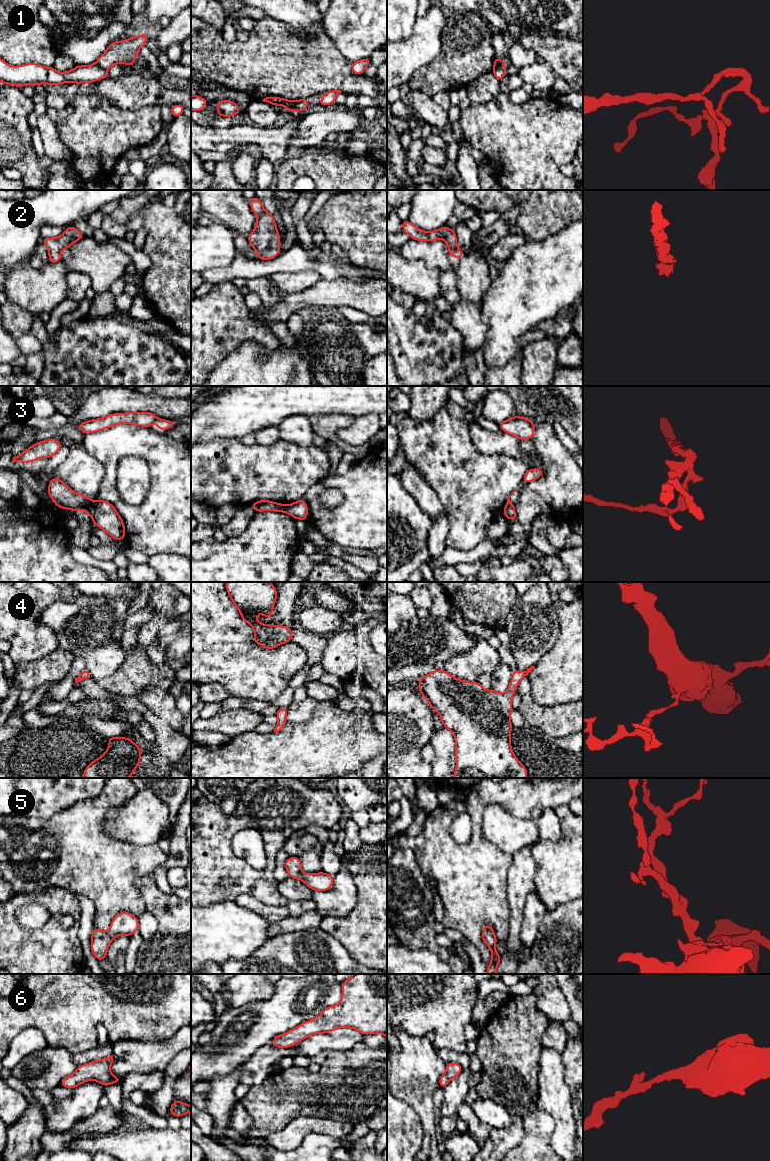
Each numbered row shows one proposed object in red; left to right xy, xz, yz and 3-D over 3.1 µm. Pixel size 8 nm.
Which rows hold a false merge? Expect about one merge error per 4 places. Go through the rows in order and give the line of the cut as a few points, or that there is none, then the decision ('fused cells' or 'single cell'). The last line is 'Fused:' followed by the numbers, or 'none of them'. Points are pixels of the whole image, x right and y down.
1: cut xy (96, 62), (106, 70); fused cells
2: cut none; single cell
3: cut xy (93, 502), (85, 510); fused cells
4: cut none; single cell
5: cut none; single cell
6: cut none; single cell
Fused: 1, 3

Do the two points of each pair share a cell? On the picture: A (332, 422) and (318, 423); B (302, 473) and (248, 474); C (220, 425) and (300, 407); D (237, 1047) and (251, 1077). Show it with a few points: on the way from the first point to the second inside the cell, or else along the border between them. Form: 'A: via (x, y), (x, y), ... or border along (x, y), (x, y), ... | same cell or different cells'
A: via (329, 423), (321, 423) | same cell
B: via (289, 473), (261, 473) | same cell
C: via (240, 409), (243, 407), (280, 407) | same cell
D: border along (263, 1046), (240, 1064) | different cells

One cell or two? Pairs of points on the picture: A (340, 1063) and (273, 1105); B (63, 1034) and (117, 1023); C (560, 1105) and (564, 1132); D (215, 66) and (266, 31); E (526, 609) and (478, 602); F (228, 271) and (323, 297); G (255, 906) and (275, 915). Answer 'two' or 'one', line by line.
A: one
B: one
C: one
D: one
E: two
F: two
G: one

